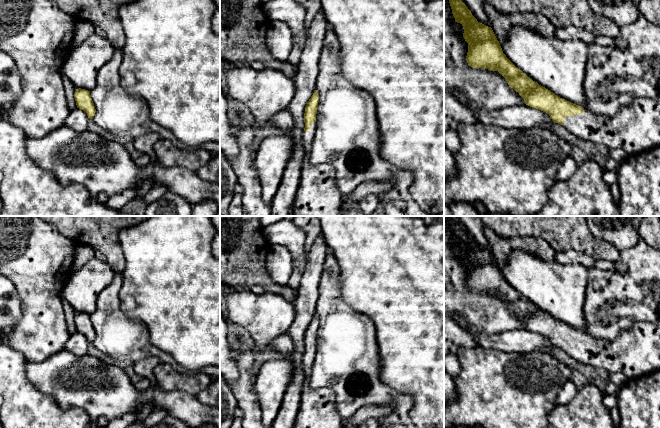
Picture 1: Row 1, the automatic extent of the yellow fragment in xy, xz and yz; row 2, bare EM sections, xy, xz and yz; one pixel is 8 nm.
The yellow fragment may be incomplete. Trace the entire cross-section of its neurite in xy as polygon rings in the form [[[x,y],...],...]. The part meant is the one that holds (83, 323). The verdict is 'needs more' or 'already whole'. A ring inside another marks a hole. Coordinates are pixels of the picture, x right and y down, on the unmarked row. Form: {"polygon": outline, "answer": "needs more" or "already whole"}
{"polygon": [[[76,313],[74,317],[77,332],[83,334],[89,343],[92,343],[95,339],[96,333],[92,325],[90,315],[85,313]]], "answer": "already whole"}

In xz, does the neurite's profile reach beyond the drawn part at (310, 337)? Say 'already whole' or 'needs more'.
needs more

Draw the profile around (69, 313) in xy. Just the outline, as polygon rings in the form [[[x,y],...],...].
[[[62,301],[63,309],[64,309],[64,317],[66,320],[66,325],[68,332],[70,334],[73,334],[77,332],[76,325],[74,322],[74,317],[76,315],[76,312],[74,309],[70,306],[70,304],[67,301]]]

